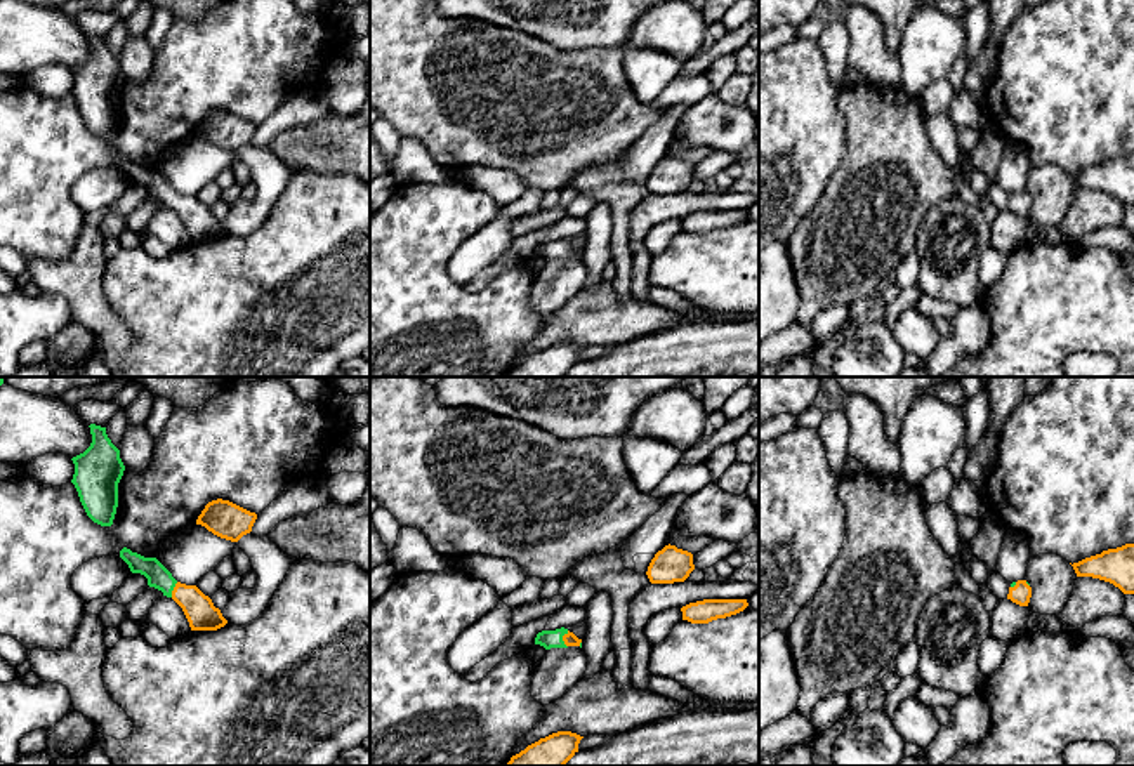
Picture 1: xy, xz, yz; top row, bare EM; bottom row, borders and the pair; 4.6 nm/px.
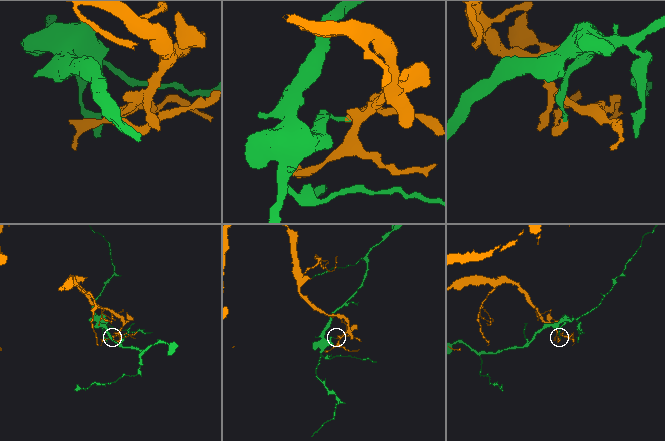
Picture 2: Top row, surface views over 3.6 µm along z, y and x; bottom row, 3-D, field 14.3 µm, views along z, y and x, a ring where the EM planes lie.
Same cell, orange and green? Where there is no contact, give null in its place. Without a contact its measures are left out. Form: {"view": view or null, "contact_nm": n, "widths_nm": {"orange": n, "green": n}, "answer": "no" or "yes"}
{"view": "xz", "contact_nm": 80, "widths_nm": {"orange": 60, "green": 80}, "answer": "no"}

